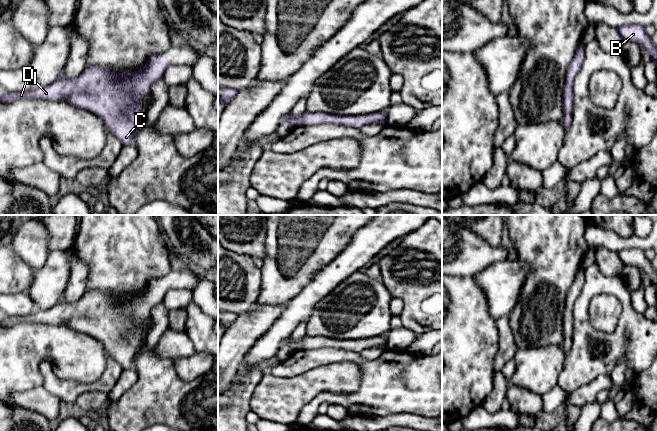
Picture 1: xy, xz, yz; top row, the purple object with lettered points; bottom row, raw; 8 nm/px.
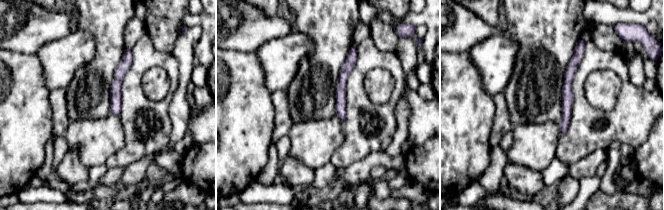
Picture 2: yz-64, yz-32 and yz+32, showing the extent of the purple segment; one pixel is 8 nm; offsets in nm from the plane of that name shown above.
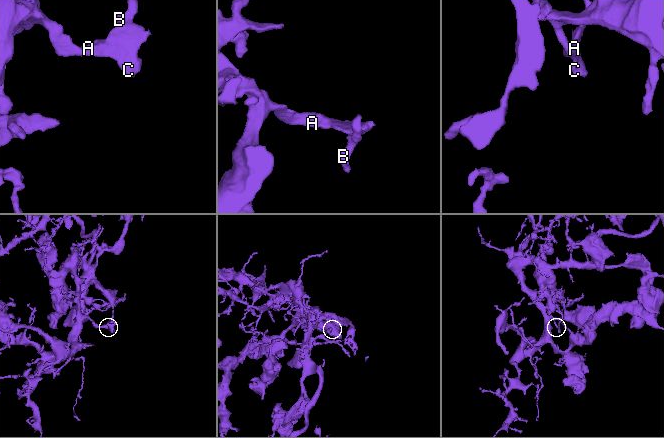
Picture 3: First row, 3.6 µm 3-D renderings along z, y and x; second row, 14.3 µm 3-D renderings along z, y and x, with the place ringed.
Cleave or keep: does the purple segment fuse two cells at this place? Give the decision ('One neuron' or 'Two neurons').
Two neurons

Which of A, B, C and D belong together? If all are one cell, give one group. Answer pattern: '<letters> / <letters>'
A D / B C

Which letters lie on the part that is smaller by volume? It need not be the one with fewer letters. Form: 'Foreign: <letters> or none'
Foreign: B, C

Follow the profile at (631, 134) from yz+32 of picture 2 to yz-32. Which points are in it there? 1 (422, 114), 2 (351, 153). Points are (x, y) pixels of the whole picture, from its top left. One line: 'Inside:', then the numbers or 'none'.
Inside: 1, 2

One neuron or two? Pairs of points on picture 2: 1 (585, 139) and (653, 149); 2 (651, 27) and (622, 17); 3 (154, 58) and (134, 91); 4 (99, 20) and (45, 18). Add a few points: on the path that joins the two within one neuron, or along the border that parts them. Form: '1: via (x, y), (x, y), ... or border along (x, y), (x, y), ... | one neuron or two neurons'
1: border along (652, 128), (648, 137), (635, 149) | two neurons
2: border along (653, 20), (644, 25) | two neurons
3: via (145, 64), (134, 75), (134, 82) | one neuron
4: border along (70, 10), (76, 29) | two neurons

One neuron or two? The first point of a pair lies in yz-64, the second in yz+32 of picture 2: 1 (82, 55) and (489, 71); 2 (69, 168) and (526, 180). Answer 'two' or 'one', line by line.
1: one
2: one

